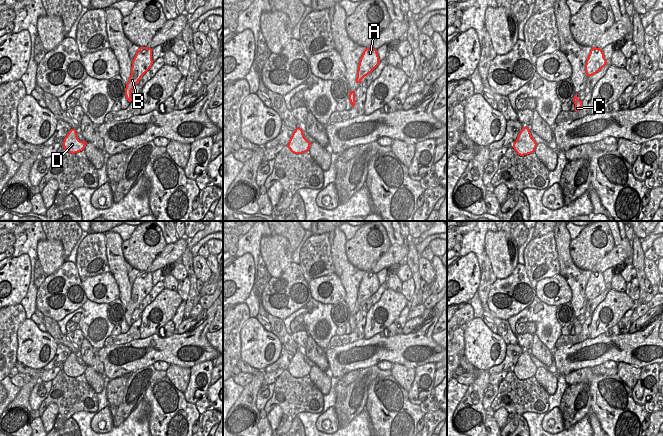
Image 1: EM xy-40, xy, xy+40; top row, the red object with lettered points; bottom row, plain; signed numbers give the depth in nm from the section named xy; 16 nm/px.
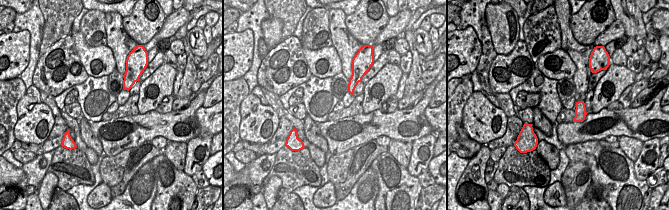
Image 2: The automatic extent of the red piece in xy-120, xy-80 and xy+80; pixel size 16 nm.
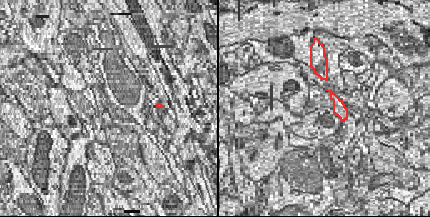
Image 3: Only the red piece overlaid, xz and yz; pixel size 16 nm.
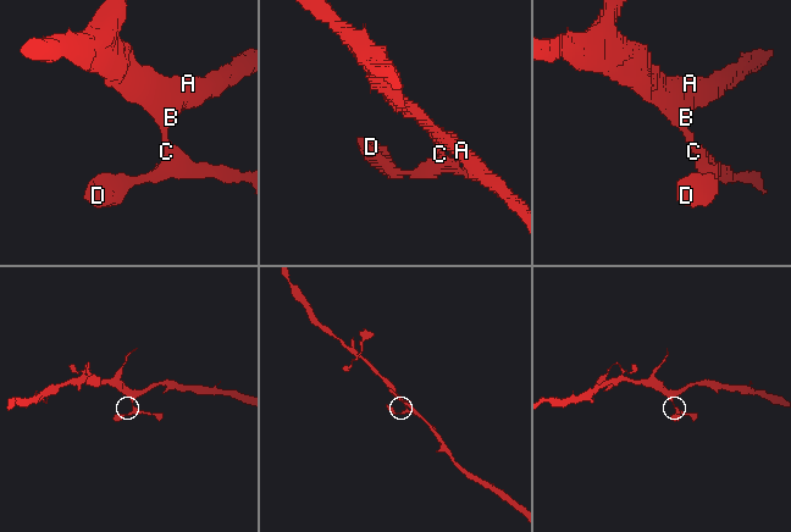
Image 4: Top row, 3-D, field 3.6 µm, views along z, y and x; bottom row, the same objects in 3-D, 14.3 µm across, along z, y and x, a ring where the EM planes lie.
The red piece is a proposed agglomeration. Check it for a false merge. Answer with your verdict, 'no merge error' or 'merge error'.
merge error

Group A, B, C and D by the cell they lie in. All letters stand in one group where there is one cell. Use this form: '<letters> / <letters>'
A B / C D

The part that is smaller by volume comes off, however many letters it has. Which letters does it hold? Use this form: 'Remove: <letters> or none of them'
Remove: C, D

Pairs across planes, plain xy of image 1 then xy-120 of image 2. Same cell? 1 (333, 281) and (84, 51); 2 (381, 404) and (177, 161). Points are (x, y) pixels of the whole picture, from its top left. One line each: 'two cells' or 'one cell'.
1: one cell
2: two cells

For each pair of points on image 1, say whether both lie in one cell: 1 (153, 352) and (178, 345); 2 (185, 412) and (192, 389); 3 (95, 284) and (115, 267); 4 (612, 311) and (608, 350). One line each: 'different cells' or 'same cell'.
1: same cell
2: different cells
3: different cells
4: different cells

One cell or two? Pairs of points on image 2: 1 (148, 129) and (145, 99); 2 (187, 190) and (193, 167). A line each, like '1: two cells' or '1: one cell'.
1: two cells
2: two cells

